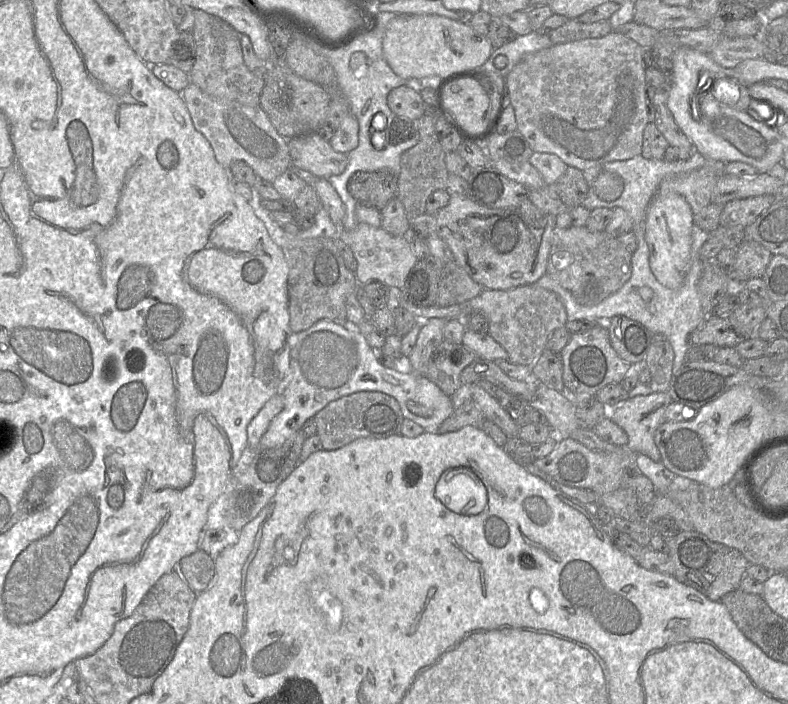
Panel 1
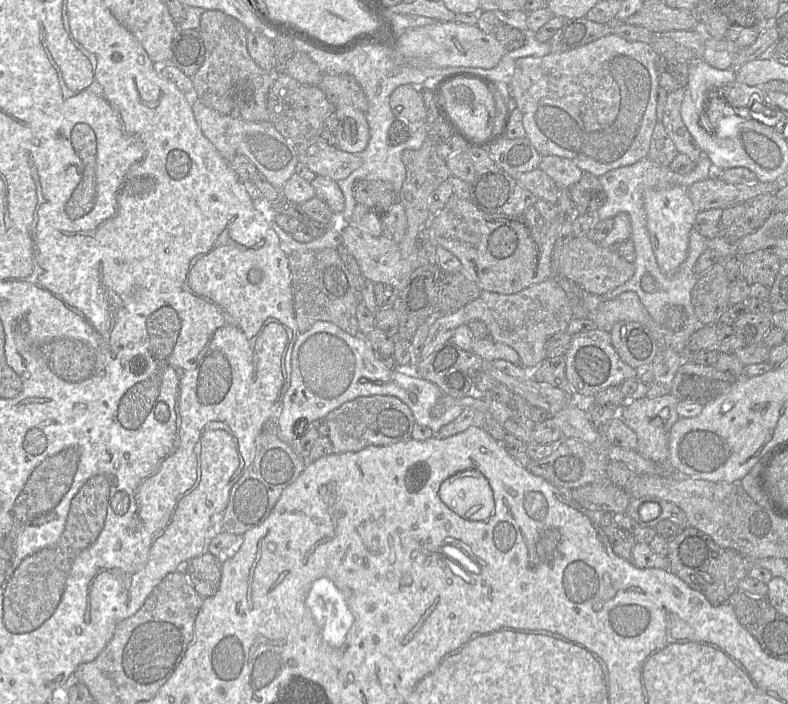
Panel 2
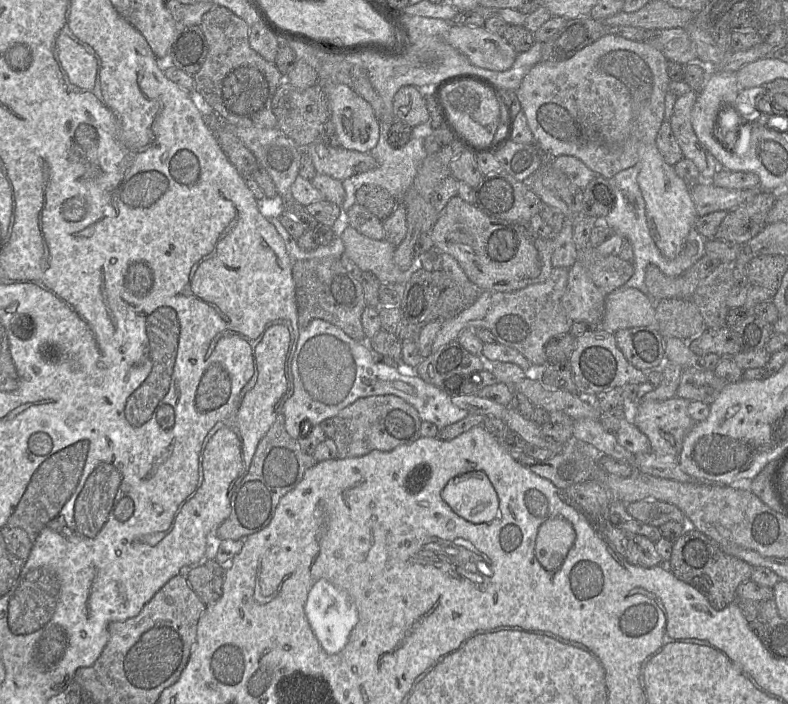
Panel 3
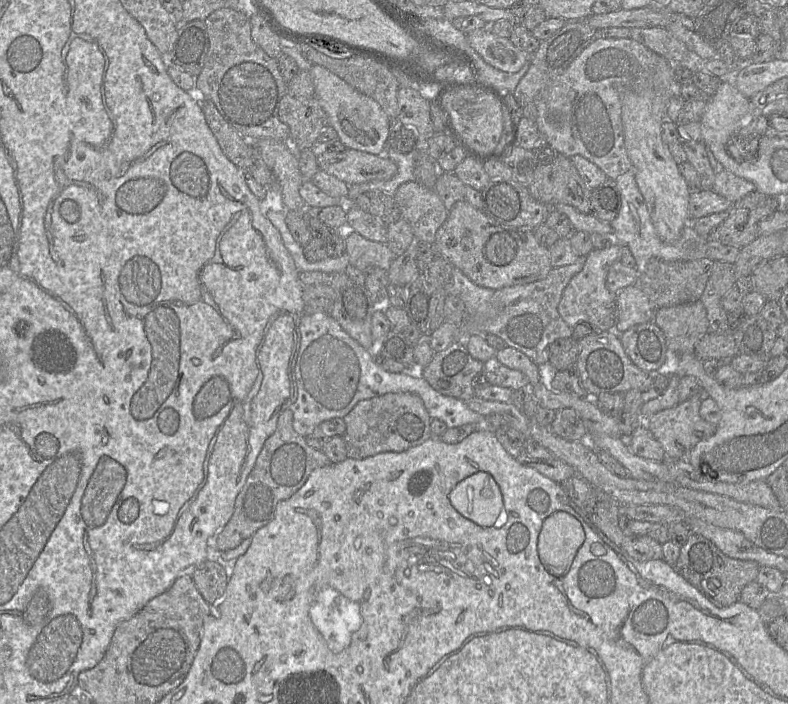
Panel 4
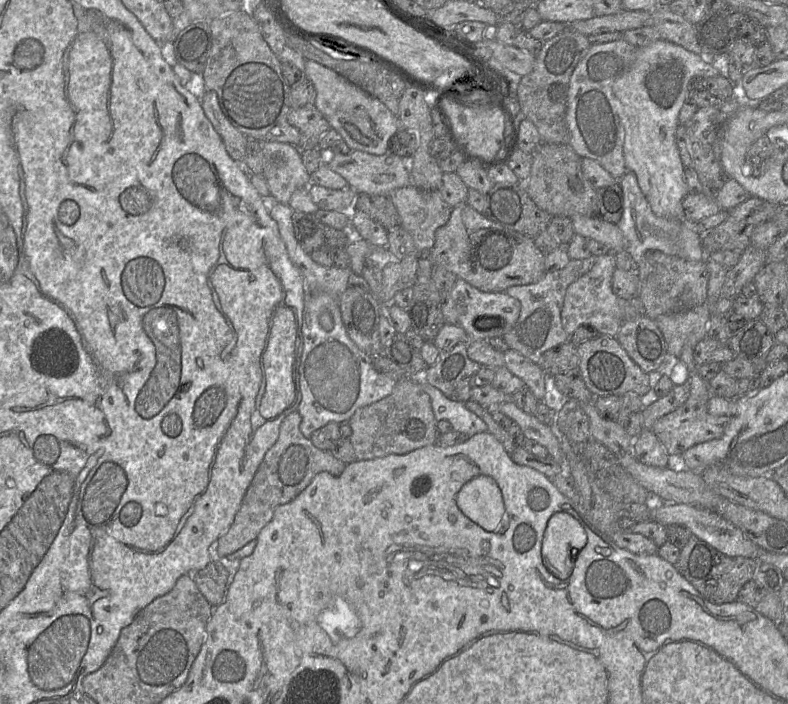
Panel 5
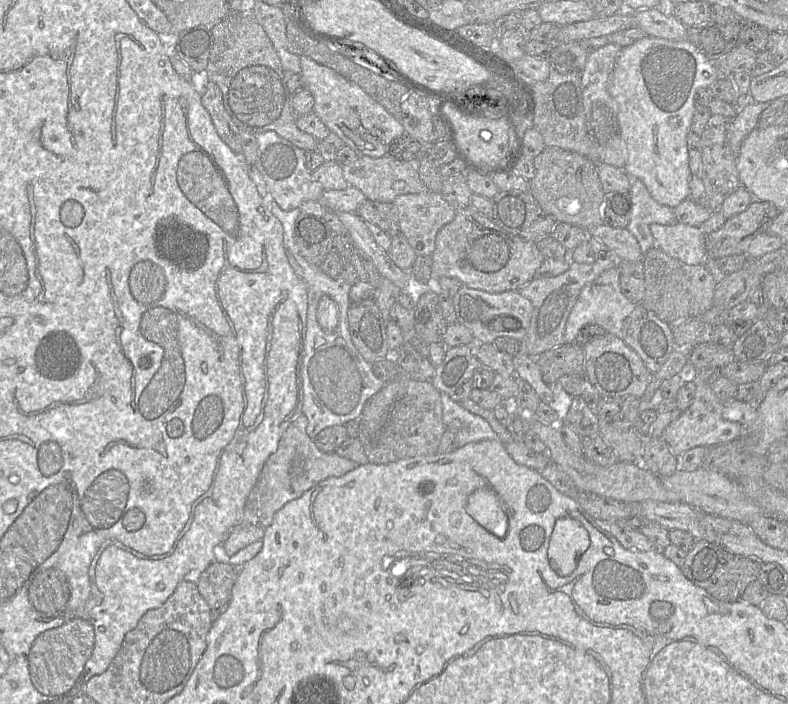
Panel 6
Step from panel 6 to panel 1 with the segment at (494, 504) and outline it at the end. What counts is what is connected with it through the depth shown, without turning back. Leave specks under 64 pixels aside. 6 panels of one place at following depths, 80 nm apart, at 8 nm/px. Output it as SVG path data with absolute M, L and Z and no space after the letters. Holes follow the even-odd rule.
M468 468L445 471L435 487L435 496L449 510L461 515L477 515L487 506L487 489Z

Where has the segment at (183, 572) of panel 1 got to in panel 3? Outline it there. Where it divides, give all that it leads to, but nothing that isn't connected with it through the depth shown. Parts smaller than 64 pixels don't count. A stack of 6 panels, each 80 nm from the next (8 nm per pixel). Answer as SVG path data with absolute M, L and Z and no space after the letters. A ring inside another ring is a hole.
M206 557L189 568L186 578L197 596L205 604L211 604L223 593L225 568L216 559Z

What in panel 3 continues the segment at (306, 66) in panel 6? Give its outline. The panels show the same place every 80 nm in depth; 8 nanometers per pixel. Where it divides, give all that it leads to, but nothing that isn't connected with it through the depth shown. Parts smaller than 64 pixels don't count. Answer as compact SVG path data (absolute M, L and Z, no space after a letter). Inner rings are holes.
M323 83L329 105L329 119L335 126L340 147L362 153L370 152L379 140L379 123L371 105L349 86L340 83Z

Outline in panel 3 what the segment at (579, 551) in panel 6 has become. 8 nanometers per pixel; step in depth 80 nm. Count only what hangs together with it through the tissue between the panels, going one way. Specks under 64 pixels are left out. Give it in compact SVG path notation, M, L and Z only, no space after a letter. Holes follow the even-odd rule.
M555 517L545 521L538 529L535 544L540 566L553 571L563 565L575 537L574 528L568 520Z

